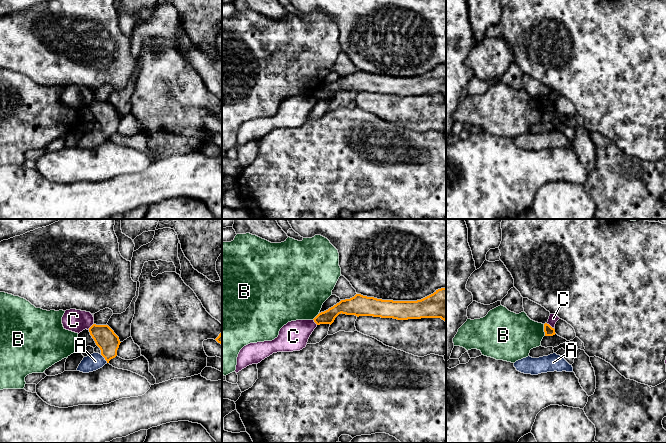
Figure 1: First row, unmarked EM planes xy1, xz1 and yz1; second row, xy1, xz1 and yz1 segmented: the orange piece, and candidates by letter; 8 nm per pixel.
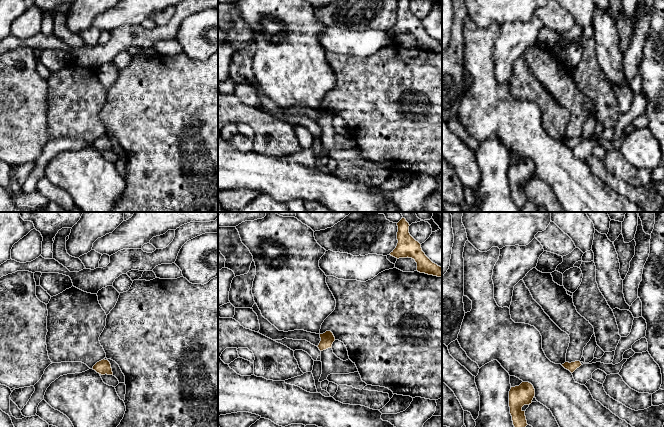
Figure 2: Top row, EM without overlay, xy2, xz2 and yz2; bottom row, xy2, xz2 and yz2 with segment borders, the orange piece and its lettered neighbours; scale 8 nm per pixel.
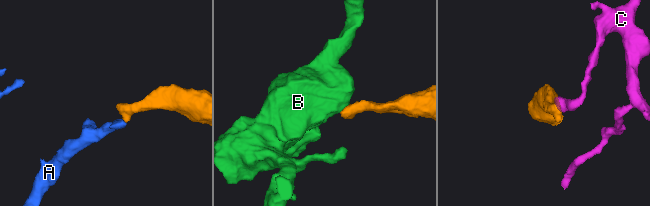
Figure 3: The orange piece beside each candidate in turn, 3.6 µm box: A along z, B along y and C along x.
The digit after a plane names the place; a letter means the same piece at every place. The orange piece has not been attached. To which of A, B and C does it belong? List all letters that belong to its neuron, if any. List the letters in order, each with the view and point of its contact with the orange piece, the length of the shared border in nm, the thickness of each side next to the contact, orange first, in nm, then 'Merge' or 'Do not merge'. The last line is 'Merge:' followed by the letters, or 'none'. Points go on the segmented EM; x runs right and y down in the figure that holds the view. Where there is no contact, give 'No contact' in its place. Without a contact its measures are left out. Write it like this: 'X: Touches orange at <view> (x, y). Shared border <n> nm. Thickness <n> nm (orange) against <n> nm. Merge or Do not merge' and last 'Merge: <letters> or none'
A: Touches orange at xy1 (104, 357). Shared border 90 nm. Thickness 170 nm (orange) against 140 nm. Merge
B: Touches orange at yz1 (544, 330). Shared border 100 nm. Thickness 80 nm (orange) against 360 nm. Do not merge
C: Touches orange at yz1 (549, 325). Shared border 80 nm. Thickness 80 nm (orange) against 70 nm. Do not merge
Merge: A

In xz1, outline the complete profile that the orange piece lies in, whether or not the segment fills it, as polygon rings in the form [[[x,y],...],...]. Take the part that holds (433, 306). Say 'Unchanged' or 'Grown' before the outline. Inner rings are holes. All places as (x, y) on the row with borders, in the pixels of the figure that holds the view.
Unchanged. [[[446,288],[417,301],[382,300],[356,294],[341,300],[313,320],[317,325],[332,324],[339,314],[393,318],[397,320],[441,318],[446,322]]]

